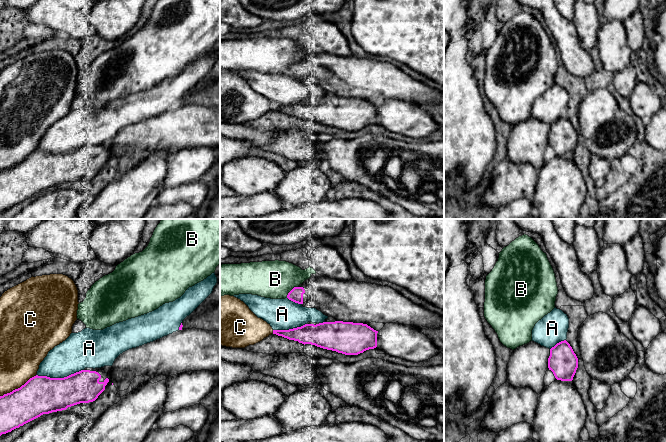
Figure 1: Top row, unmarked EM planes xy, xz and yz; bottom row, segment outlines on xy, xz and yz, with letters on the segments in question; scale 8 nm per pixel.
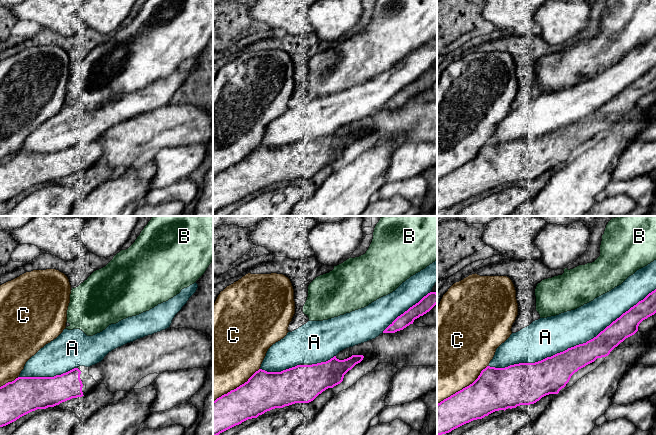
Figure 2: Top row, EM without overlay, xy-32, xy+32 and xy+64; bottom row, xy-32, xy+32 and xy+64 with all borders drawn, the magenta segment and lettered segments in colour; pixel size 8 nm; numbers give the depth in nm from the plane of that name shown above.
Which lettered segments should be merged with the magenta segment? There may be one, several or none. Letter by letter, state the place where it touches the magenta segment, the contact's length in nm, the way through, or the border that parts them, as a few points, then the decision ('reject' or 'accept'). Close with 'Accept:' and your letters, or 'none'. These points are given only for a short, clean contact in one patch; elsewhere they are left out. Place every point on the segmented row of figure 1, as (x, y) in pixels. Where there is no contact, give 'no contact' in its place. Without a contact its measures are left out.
A: contact xy (59, 378); length 380 nm; reject
B: contact xz (290, 291); length 130 nm; border xz (297, 286), (286, 297); reject
C: contact xy (18, 388); length 340 nm; reject
Accept: none

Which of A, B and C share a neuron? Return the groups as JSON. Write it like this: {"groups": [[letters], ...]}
{"groups": [["A", "B"], ["C"]]}

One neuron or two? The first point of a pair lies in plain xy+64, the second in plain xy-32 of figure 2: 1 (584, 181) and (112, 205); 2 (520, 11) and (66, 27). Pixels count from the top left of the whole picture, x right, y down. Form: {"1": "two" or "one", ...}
{"1": "one", "2": "one"}

